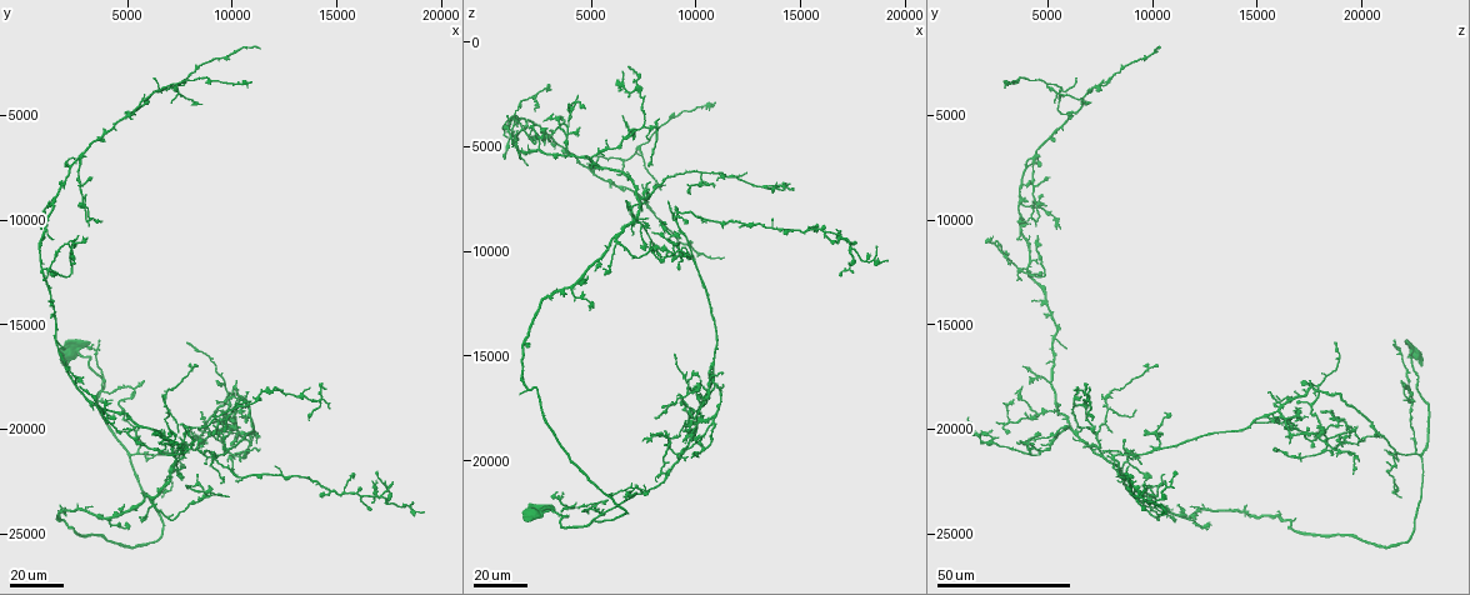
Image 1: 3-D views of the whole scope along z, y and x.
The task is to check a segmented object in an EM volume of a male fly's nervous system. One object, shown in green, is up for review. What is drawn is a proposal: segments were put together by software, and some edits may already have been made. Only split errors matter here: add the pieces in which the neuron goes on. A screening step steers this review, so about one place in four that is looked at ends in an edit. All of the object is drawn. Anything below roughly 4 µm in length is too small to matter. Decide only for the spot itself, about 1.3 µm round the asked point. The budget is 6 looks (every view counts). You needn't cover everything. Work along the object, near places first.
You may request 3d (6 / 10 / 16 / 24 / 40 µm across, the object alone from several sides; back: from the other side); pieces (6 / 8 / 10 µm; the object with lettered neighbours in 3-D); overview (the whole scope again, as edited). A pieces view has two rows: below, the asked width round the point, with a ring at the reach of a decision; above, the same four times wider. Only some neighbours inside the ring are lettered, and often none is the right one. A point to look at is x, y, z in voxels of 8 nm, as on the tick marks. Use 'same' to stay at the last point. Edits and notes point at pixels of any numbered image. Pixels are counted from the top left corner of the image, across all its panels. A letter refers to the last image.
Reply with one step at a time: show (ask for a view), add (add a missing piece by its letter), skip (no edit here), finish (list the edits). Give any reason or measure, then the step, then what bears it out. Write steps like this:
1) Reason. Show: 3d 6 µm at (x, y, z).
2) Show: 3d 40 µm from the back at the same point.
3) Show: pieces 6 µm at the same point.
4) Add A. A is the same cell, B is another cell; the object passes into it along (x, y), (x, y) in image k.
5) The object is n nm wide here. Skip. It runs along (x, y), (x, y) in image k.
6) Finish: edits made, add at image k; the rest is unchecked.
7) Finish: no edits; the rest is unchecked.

Show: 3d 40 µm at (5700, 17700, 22000).

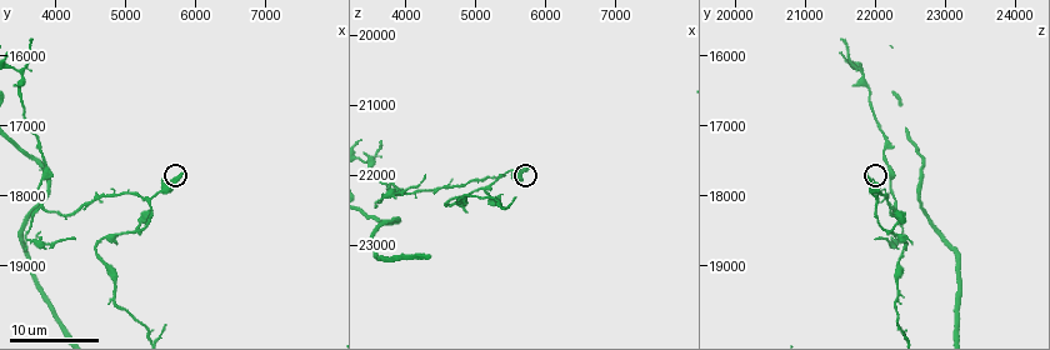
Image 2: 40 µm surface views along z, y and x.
Show: pieces 10 µm at (5800, 17700, 21900).

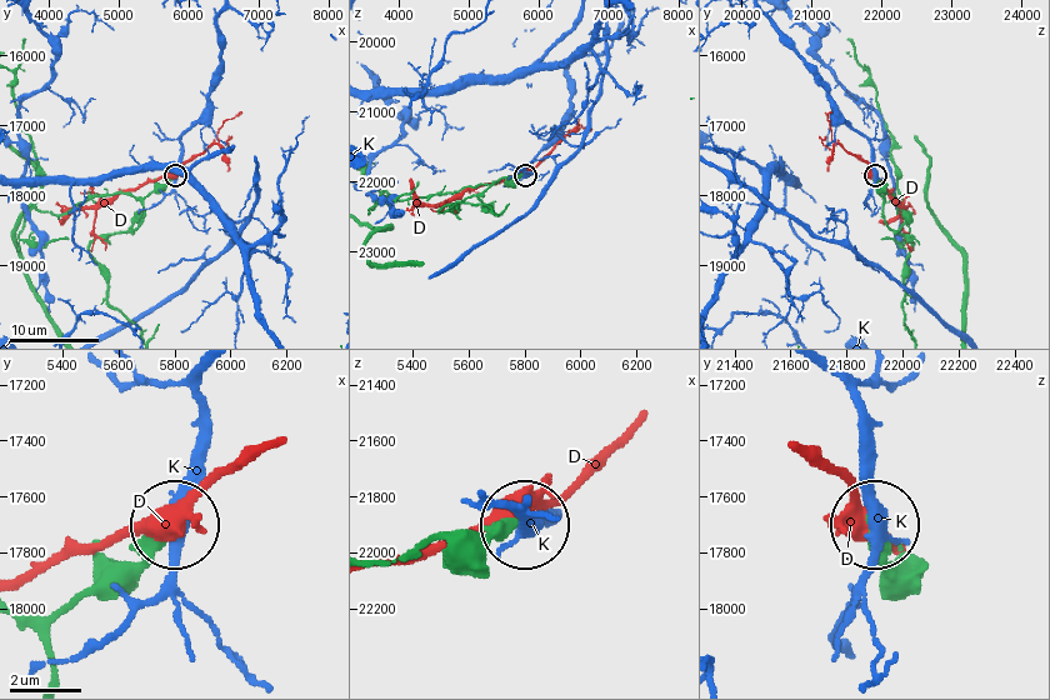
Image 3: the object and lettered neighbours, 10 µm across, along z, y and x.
Skip. D and K are other cells; it runs along (884, 596), (875, 528) in image 3; none of them fits.

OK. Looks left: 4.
An open end. Show: 3d 24 µm at (11400, 20900, 15800).

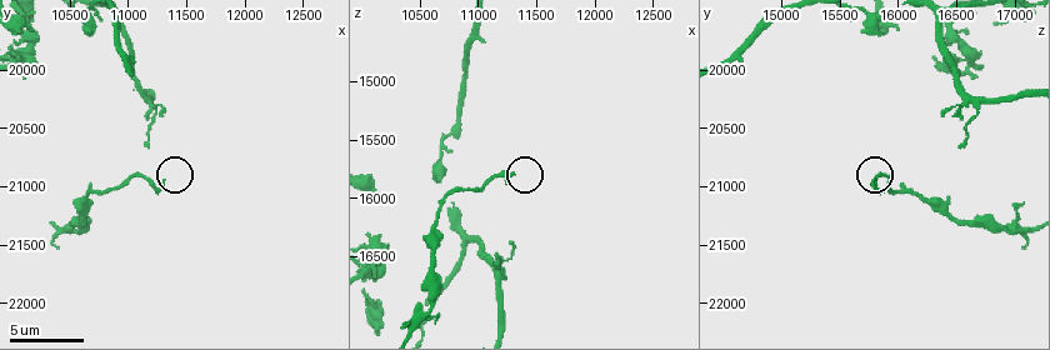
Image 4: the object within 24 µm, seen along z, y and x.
Show: pieces 10 µm at (11300, 20940, 15760).

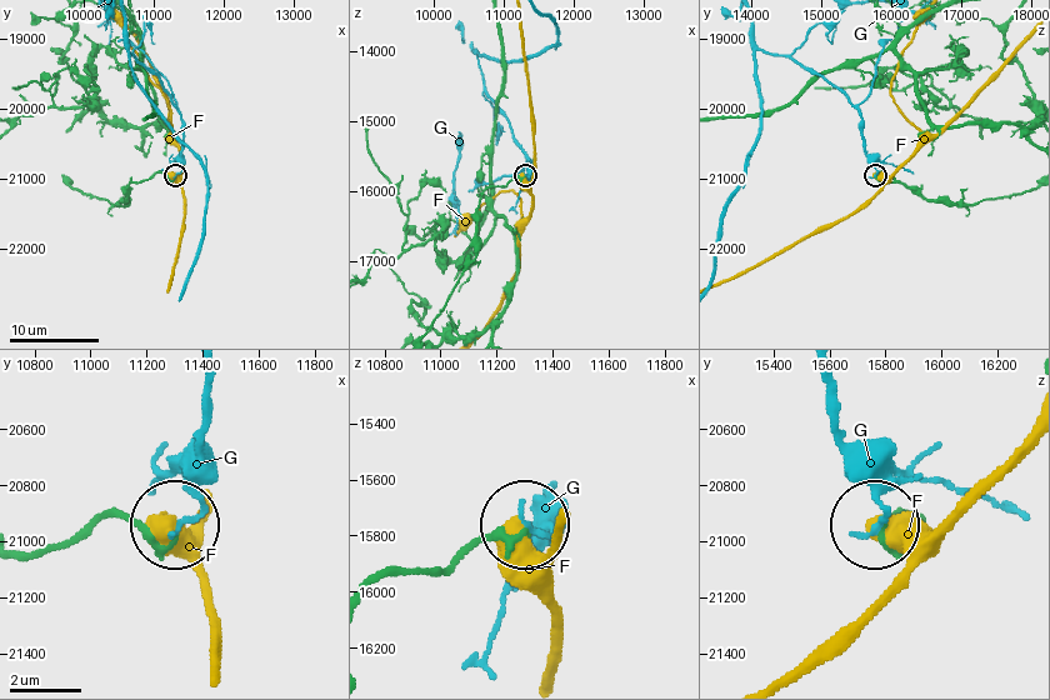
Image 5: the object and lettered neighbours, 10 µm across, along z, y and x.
Skip. F and G are other cells; it runs along (25, 558), (70, 546), (115, 514), (159, 538), (178, 525) in image 5; no lettered piece goes on from it.

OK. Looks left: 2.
Thin end. Show: 3d 24 µm at (4300, 19600, 2700).

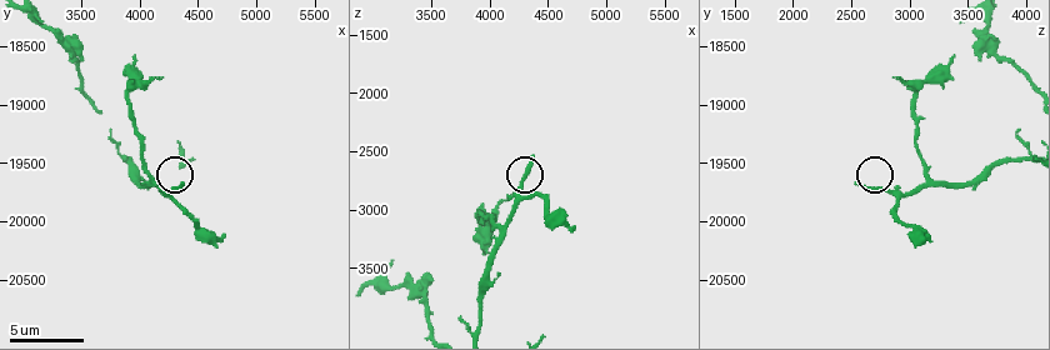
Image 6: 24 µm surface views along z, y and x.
Show: pieces 8 µm at (4360, 19660, 2540).

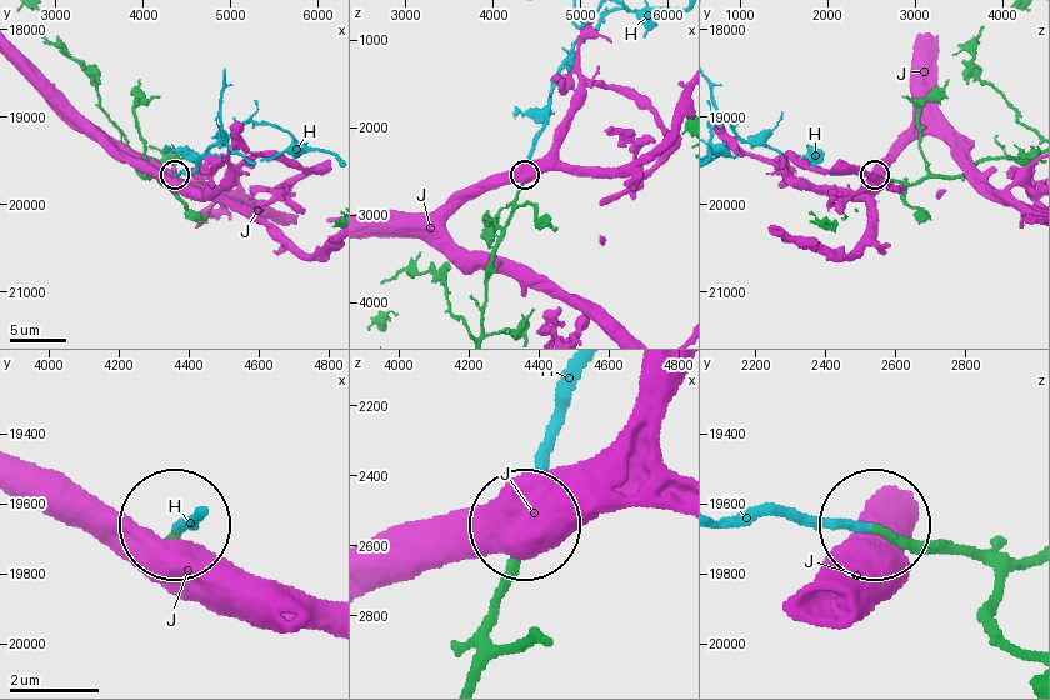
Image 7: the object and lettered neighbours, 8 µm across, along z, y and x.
Add H. H is the same cell, J is another cell; the object passes into it along (995, 555), (774, 510), (730, 521) in image 7; it goes on there.

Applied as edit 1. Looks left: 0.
Finish: edits made, add at image 7; the rest is unchecked.

